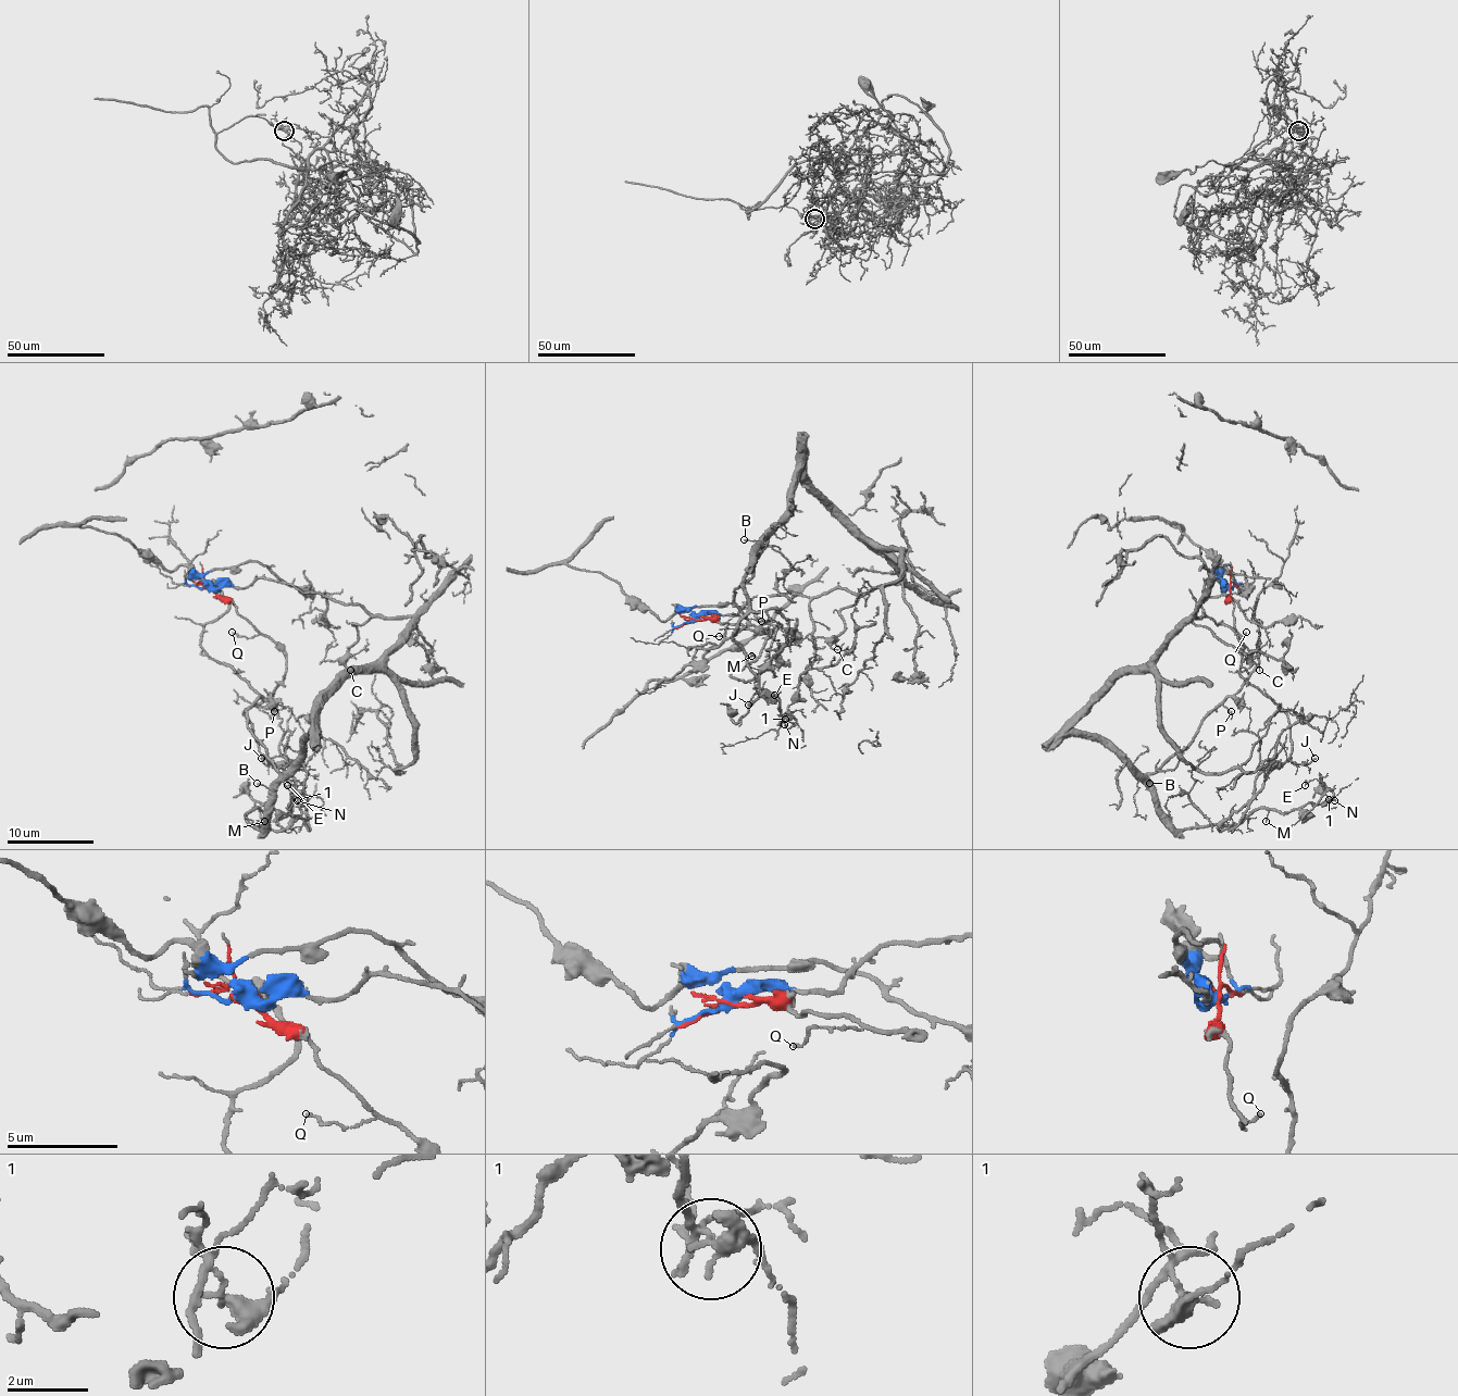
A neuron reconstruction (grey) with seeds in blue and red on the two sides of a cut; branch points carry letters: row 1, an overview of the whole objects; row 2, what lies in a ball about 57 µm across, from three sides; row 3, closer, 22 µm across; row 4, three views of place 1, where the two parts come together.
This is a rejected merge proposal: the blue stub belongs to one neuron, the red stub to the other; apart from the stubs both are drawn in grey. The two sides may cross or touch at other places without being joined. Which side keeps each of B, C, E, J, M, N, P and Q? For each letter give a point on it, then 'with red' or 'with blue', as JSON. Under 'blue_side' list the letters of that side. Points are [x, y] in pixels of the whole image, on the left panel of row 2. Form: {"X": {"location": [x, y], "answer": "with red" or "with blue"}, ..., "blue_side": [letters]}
{"B": {"location": [257, 783], "answer": "with blue"}, "C": {"location": [350, 670], "answer": "with blue"}, "E": {"location": [287, 785], "answer": "with blue"}, "J": {"location": [261, 758], "answer": "with red"}, "M": {"location": [264, 821], "answer": "with blue"}, "N": {"location": [297, 800], "answer": "with blue"}, "P": {"location": [274, 711], "answer": "with blue"}, "Q": {"location": [232, 632], "answer": "with red"}, "blue_side": ["B", "C", "E", "M", "N", "P"]}

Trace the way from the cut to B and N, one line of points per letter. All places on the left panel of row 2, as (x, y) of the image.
B: (207, 589), (285, 581), (302, 594), (413, 620), (322, 707), (300, 757), (268, 787), (257, 783)
N: (207, 589), (285, 581), (413, 620), (322, 707), (261, 829), (246, 818), (254, 809), (289, 813), (298, 800)

